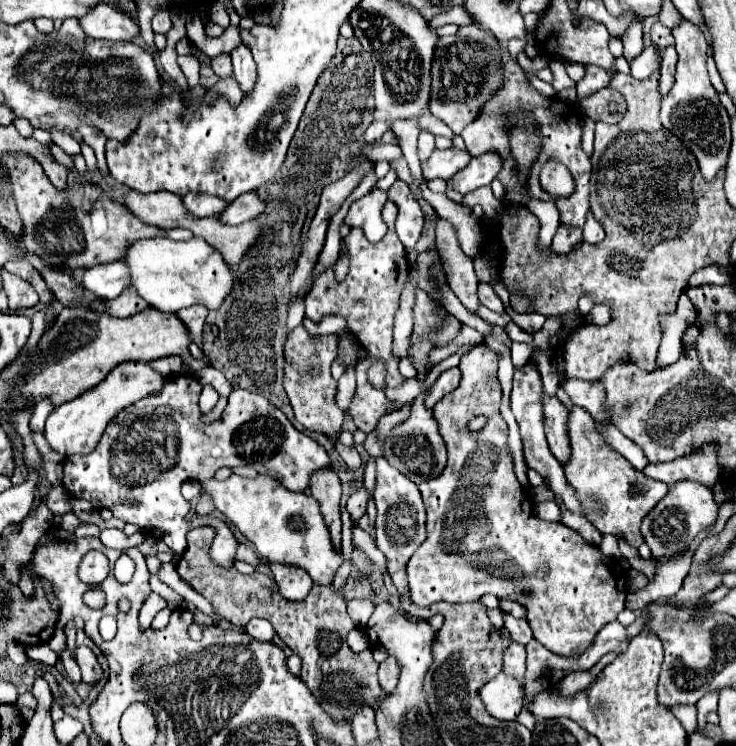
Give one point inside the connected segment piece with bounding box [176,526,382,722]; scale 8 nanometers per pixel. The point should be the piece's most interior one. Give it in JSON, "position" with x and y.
{"position":[341,680]}

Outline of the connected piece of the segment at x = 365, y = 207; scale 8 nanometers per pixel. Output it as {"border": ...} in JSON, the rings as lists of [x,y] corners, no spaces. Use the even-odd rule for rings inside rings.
{"border":[[[380,188],[370,190],[366,196],[352,202],[344,222],[348,226],[362,228],[370,242],[378,242],[386,234],[386,224],[380,216],[386,198],[388,198],[388,194],[384,190],[380,190]]]}

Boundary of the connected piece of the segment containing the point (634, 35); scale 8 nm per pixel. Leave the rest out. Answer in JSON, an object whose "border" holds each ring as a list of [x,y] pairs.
{"border":[[[640,18],[632,20],[632,24],[628,26],[628,30],[622,36],[622,42],[624,42],[624,58],[628,62],[642,52],[644,44],[642,44],[642,20]]]}

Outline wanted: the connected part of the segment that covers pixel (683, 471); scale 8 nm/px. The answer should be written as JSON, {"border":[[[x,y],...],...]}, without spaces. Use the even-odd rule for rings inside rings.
{"border":[[[702,444],[698,452],[692,452],[684,458],[676,458],[672,462],[660,462],[660,464],[648,464],[642,470],[648,478],[674,484],[676,480],[702,480],[708,488],[714,486],[714,482],[720,476],[720,466],[718,466],[718,448],[716,444]]]}

